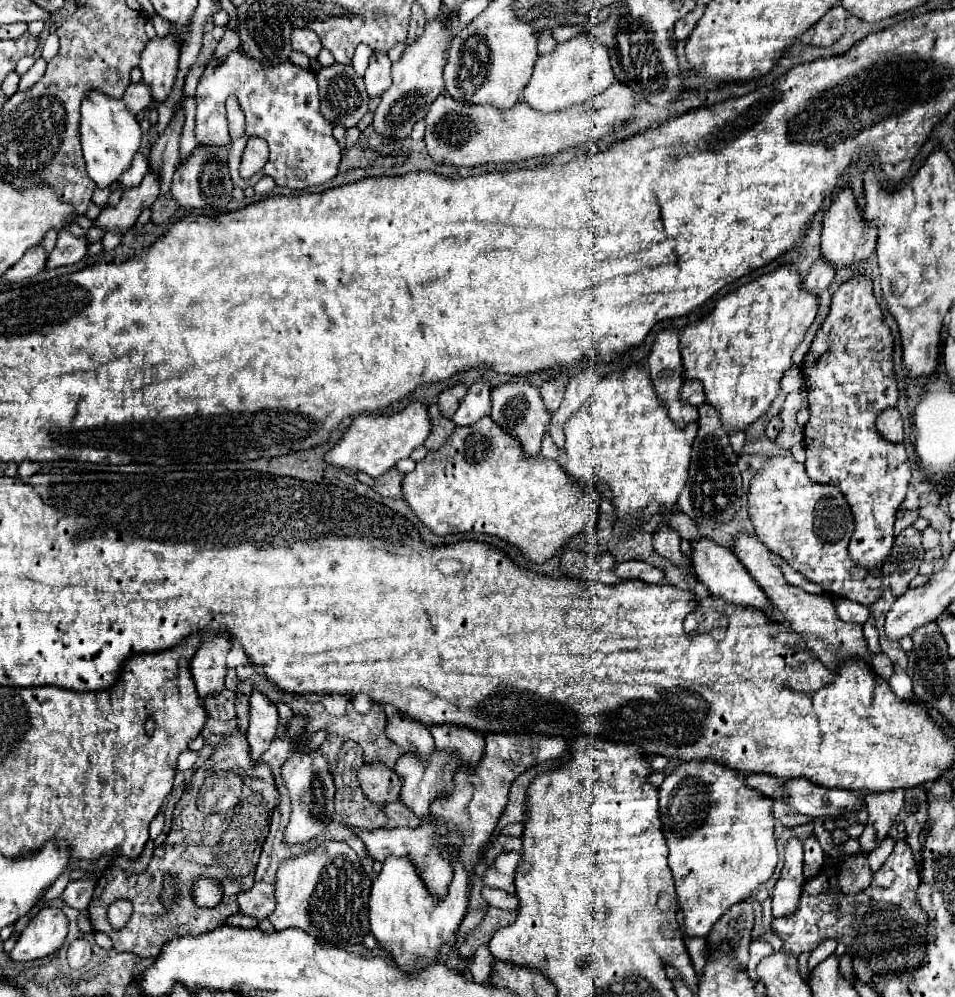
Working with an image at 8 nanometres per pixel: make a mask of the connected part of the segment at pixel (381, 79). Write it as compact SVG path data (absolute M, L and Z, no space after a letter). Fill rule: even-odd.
M379 51L371 55L367 73L365 73L365 85L369 97L379 97L383 91L391 85L391 59Z

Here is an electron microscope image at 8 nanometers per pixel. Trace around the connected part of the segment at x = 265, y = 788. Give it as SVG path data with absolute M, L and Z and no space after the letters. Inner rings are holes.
M235 729L229 737L225 737L215 747L213 755L205 761L205 765L201 765L191 775L191 781L185 787L185 793L181 795L181 799L177 801L177 805L173 809L173 827L171 827L165 843L155 847L149 867L139 875L127 873L119 865L111 865L101 873L101 877L95 885L93 899L87 909L89 909L89 919L93 923L93 929L107 933L113 941L115 951L131 951L131 953L137 953L139 957L157 957L161 953L163 945L167 941L171 941L173 937L207 933L211 929L217 929L219 925L223 925L229 915L235 915L239 911L237 895L251 889L251 885L253 885L261 847L269 835L271 815L273 815L275 805L281 799L279 791L275 787L275 779L271 777L269 769L265 767L265 773L261 773L259 769L263 769L263 767L259 767L259 763L255 763L251 759L249 743L247 743L245 735L241 733L241 729ZM199 875L213 877L223 885L225 895L223 895L223 901L219 907L201 909L193 903L191 887L193 887L193 879ZM117 899L129 899L133 903L133 915L123 929L113 929L107 921L109 903L113 903Z

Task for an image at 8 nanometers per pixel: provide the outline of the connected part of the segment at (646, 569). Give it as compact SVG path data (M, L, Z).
M627 561L627 563L617 565L613 571L619 579L639 579L639 581L653 583L653 585L659 585L665 579L665 573L661 569L657 569L645 561Z

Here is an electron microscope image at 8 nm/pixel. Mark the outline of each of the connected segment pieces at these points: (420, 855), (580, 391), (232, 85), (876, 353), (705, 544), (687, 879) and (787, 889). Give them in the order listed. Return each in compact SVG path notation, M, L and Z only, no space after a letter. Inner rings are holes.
M427 823L423 827L417 829L409 829L409 827L397 827L397 829L373 829L373 831L361 831L361 829L353 829L353 833L365 843L367 853L375 859L375 861L385 861L389 855L397 855L397 857L411 857L411 861L417 865L427 889L433 895L443 895L447 891L447 885L451 883L453 877L453 861L451 859L443 859L439 857L437 847L439 845L447 845L447 837L435 835L433 833L435 827L433 823Z
M583 369L581 373L577 373L569 383L567 383L567 389L565 389L565 399L561 403L561 407L553 413L553 419L551 419L551 425L549 425L549 433L555 441L555 445L559 449L563 449L563 443L565 443L565 435L563 435L563 425L567 423L567 419L583 405L591 399L591 393L597 385L599 377L595 371L591 369Z
M233 51L225 57L221 65L219 61L211 61L197 85L197 127L195 137L197 143L217 143L227 145L233 143L229 153L229 173L235 187L247 189L253 187L261 177L275 179L277 185L289 189L307 189L319 187L331 181L339 173L341 149L335 145L331 137L333 125L319 111L319 93L315 75L309 69L299 69L291 61L275 67L263 67L257 61L251 61L243 51ZM227 97L237 97L241 111L245 113L245 135L239 139L231 139L227 117L225 117L225 101ZM249 137L261 137L269 145L269 161L265 167L255 173L251 179L241 179L239 161Z
M863 273L845 281L833 293L831 311L821 329L817 331L811 349L801 365L805 379L803 387L807 391L807 407L811 411L811 417L803 429L803 443L807 451L805 469L813 481L837 485L845 493L855 517L855 533L849 543L849 555L861 567L883 565L893 545L895 513L903 503L911 481L911 467L905 453L905 445L885 441L875 427L877 415L887 407L895 407L899 399L899 389L893 371L893 347L895 339L891 335L891 329L883 323L883 309L873 295L873 279Z
M697 537L691 541L691 565L693 565L695 577L709 589L709 593L713 597L719 597L733 605L757 607L757 609L765 611L769 617L773 617L763 589L759 589L759 585L755 585L755 581L751 581L751 575L745 571L743 563L735 557L735 553L731 549L721 547L707 537Z
M705 759L705 761L689 761L689 763L681 763L679 767L675 767L671 771L671 775L667 775L667 779L663 781L663 785L659 787L659 811L661 811L661 819L667 819L665 823L665 839L667 839L667 847L669 847L669 869L673 873L673 879L675 879L675 891L677 891L677 897L679 897L679 907L685 915L685 933L689 937L707 937L711 927L717 923L717 919L735 903L751 897L755 893L755 889L765 883L775 865L777 865L777 847L775 847L775 819L771 815L771 807L773 803L757 789L749 787L745 783L745 775L739 773L739 771L733 771L731 767L727 765L721 765L717 761L711 761L711 759Z
M793 837L785 847L785 865L773 889L773 917L789 917L795 913L803 883L803 843Z

